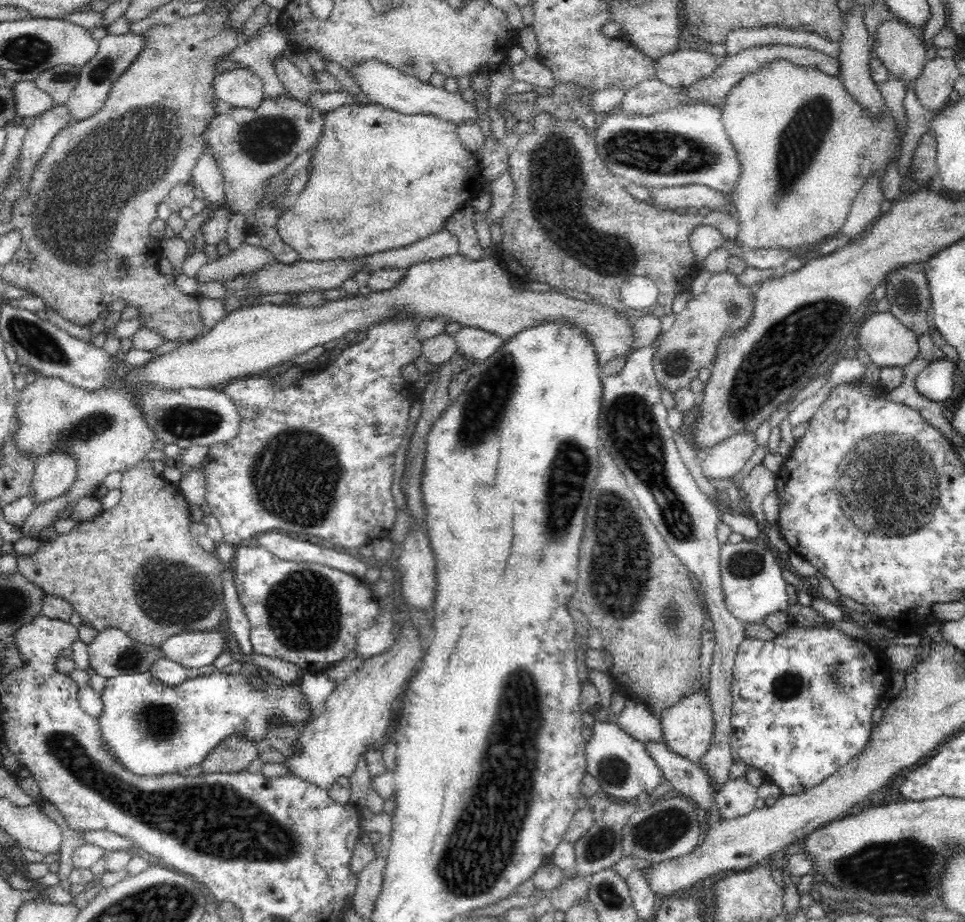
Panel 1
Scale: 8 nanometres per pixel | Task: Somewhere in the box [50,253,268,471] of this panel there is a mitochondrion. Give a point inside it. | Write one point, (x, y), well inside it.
(186, 423)

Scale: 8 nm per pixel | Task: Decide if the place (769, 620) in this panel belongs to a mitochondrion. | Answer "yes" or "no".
no

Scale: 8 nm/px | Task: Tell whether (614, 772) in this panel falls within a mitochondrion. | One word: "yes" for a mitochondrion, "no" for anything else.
yes

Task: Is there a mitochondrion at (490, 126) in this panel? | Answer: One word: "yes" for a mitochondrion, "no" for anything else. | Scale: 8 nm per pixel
no

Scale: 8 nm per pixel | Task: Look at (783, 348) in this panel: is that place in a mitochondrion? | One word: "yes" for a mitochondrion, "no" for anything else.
yes

